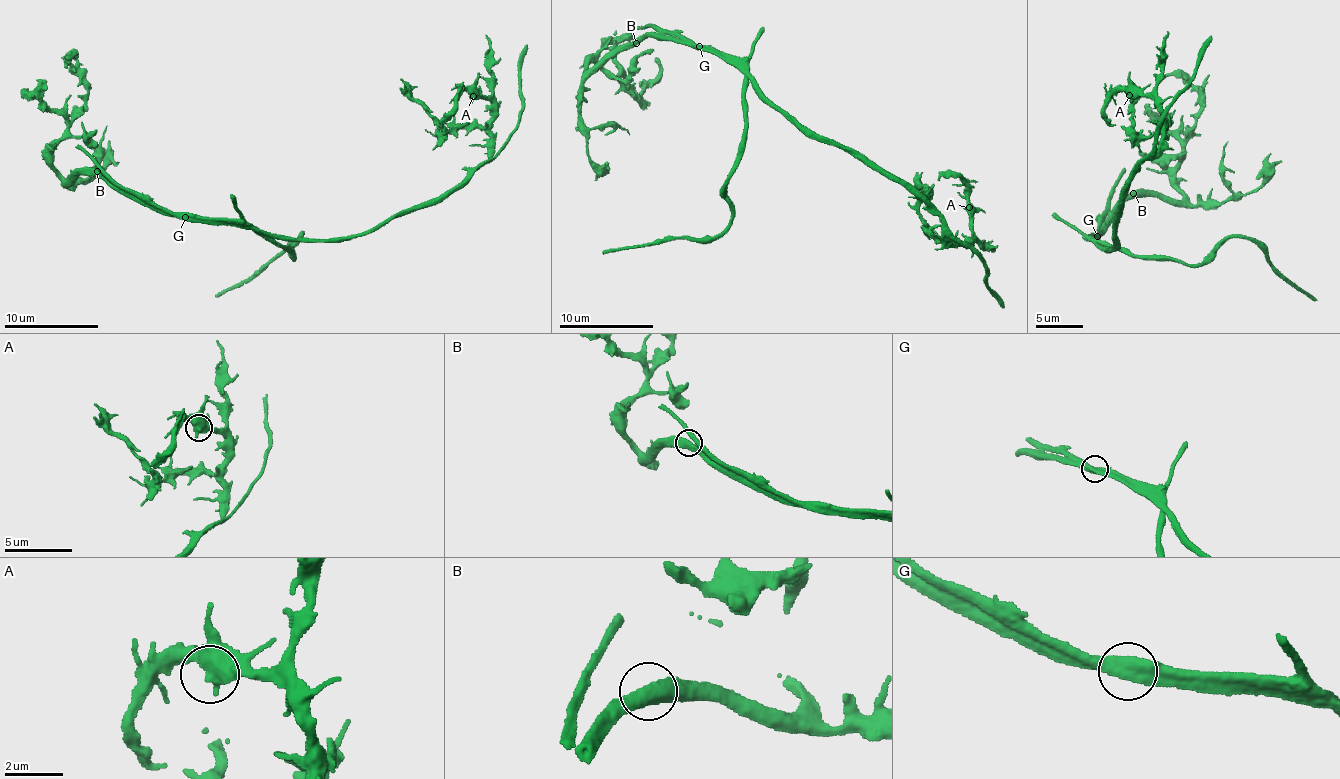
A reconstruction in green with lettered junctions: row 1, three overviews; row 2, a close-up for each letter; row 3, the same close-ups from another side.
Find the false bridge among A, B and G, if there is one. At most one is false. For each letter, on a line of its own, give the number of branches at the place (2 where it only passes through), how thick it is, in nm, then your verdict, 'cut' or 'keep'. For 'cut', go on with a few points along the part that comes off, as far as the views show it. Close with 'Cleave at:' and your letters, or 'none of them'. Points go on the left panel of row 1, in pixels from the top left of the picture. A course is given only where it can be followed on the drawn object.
A: 2 branches meet; 500 nm thick; keep
B: 2 branches meet; 500 nm thick; keep
G: 2 branches meet; 500 nm thick; cut; foreign part runs (185, 216), (347, 239), (427, 206), (481, 165), (490, 138), (439, 136), (400, 79)
Cleave at: G

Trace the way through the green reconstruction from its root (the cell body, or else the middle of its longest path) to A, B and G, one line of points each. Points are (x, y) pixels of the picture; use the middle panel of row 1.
A: (751, 80), (793, 120), (866, 158), (918, 196), (939, 218), (949, 243), (961, 244), (971, 235), (969, 207)
B: (751, 80), (733, 64), (705, 49), (656, 36), (638, 38), (636, 43)
G: (751, 80), (733, 64), (698, 47)

